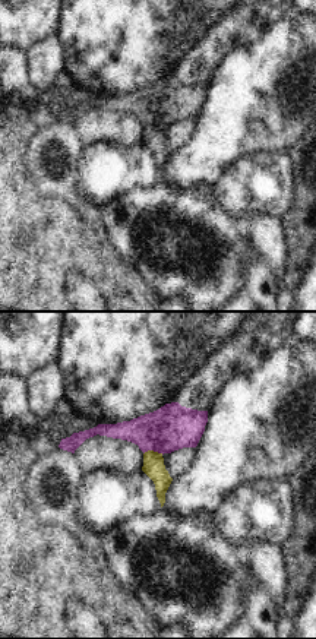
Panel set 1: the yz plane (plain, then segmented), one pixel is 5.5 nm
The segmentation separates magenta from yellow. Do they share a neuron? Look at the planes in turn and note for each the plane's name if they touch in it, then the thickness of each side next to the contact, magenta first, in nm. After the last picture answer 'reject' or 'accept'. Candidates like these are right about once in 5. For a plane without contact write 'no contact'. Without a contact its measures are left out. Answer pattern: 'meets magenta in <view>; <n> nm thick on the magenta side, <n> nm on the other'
meets magenta in yz; 260 nm thick on the magenta side, 120 nm on the other

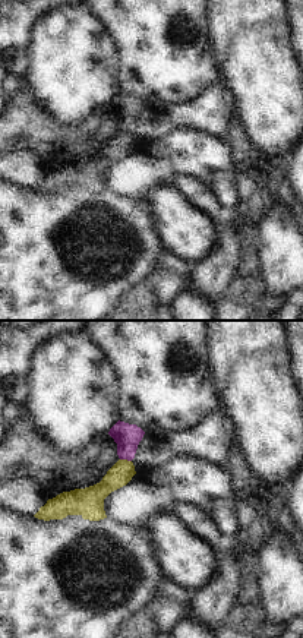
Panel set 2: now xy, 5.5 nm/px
meets magenta in xy; 140 nm thick on the magenta side, 120 nm on the other

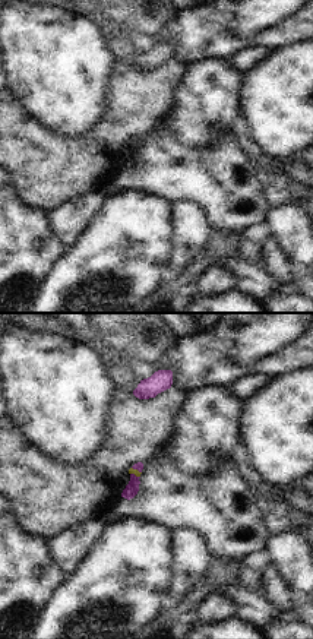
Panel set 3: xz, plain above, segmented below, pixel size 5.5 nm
meets magenta in xz; 50 nm thick on the magenta side, 40 nm on the other

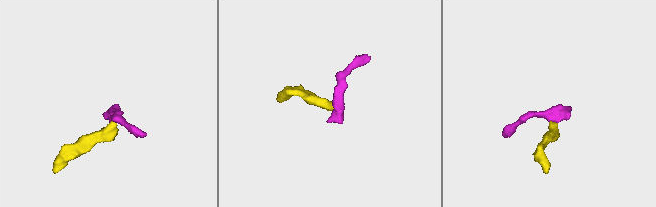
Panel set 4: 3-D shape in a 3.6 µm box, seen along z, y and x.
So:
reject

